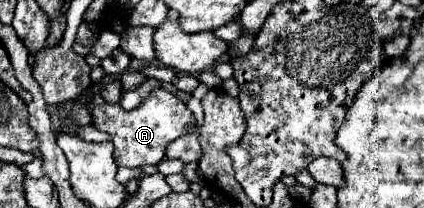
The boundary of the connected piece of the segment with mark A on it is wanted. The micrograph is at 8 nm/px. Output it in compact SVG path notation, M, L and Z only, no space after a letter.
M158 88L138 108L130 112L124 110L120 104L98 104L92 112L92 124L112 136L114 158L118 166L134 168L148 164L156 166L162 160L166 146L176 138L188 134L188 126L196 126L196 118L190 108L182 104L176 96Z

